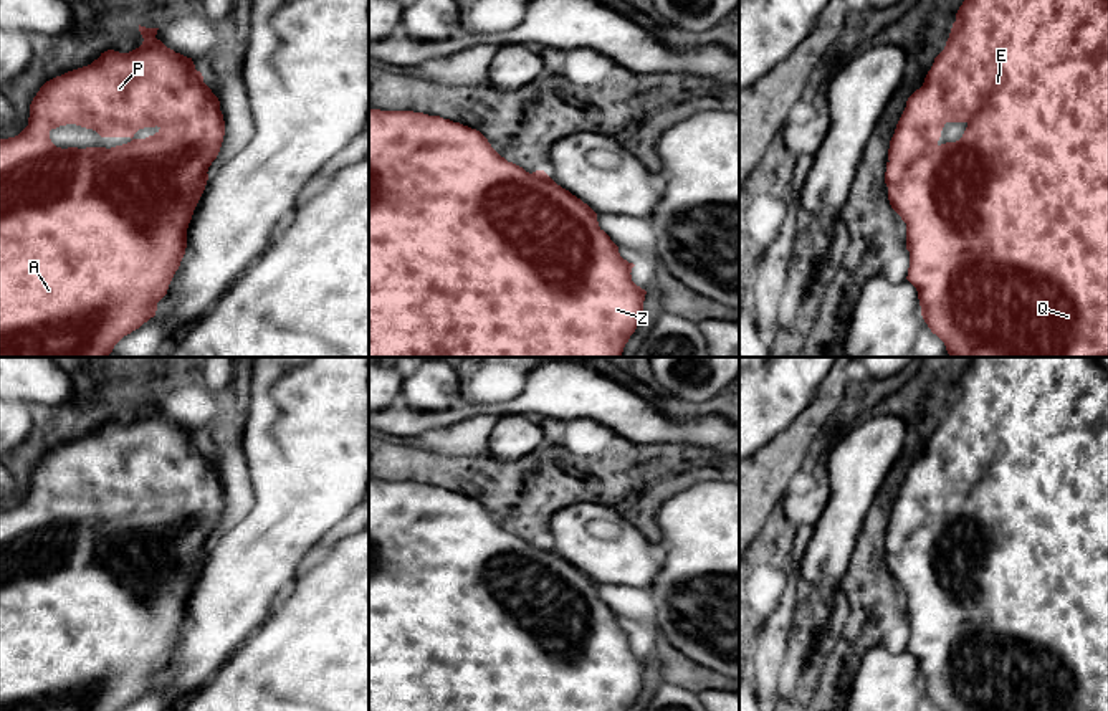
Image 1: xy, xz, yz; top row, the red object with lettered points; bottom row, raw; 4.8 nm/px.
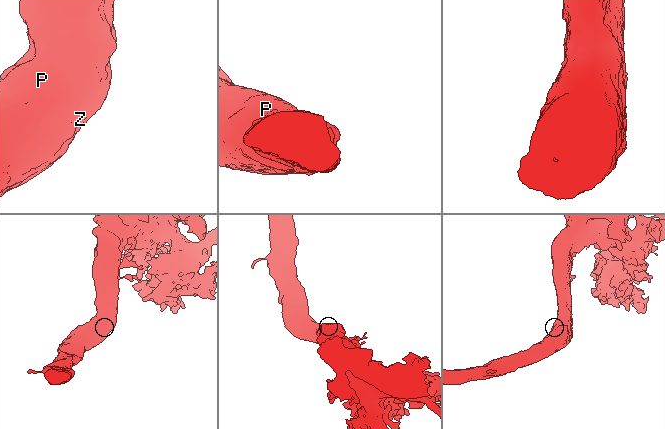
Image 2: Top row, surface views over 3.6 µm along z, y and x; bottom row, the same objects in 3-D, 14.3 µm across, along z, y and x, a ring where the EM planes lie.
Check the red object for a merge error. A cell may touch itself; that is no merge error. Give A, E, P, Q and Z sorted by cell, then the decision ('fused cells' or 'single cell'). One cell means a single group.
A P Q Z / E | fused cells

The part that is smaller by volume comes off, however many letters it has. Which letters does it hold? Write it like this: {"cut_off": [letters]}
{"cut_off": ["E"]}

